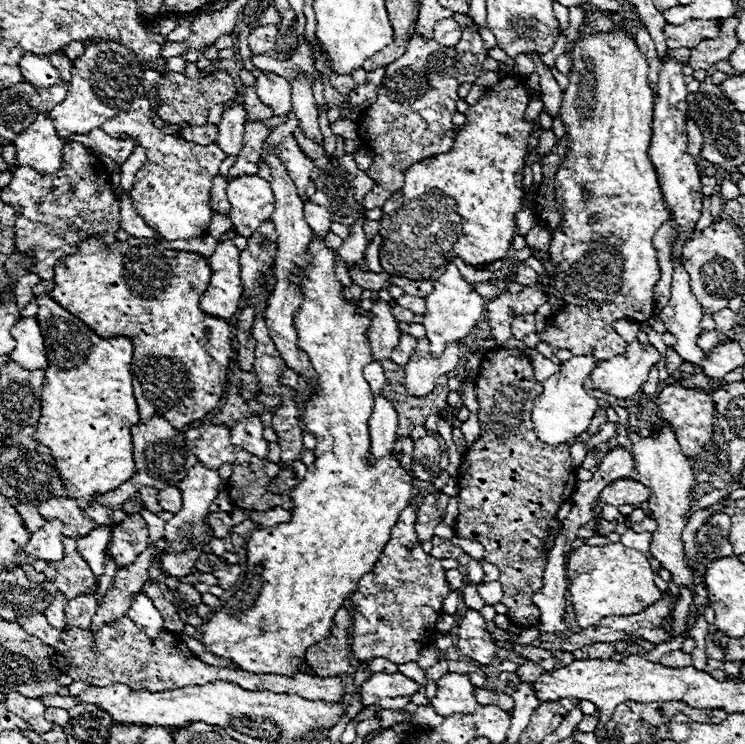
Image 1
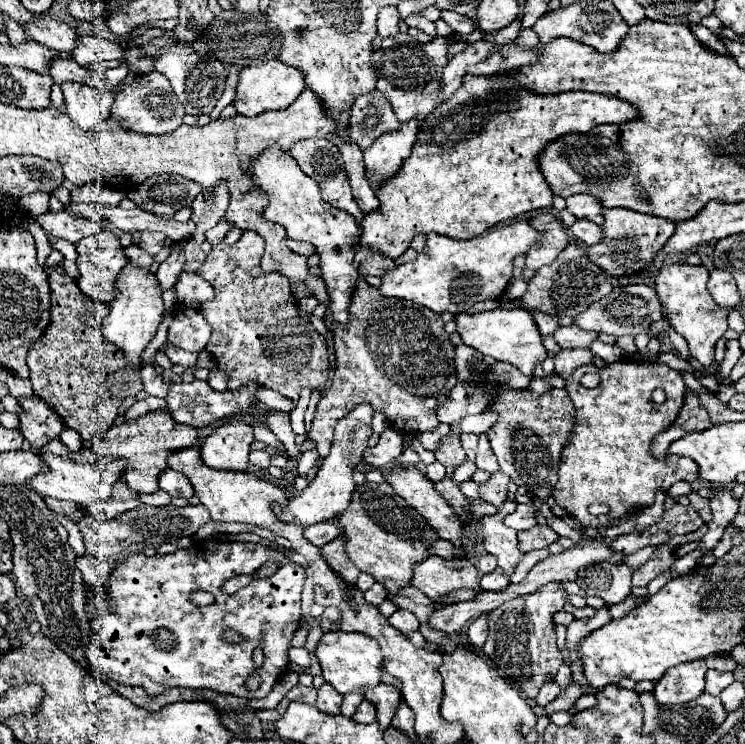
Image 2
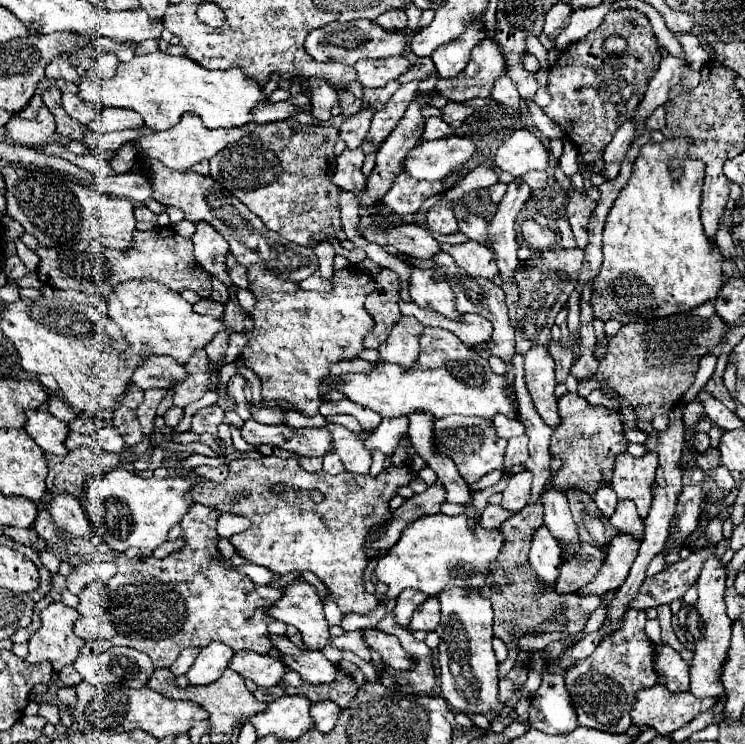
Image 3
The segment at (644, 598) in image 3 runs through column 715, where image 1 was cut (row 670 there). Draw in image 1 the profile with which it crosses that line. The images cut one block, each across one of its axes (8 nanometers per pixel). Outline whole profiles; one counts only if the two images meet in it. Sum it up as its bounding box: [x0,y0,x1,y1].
[514,644,558,672]

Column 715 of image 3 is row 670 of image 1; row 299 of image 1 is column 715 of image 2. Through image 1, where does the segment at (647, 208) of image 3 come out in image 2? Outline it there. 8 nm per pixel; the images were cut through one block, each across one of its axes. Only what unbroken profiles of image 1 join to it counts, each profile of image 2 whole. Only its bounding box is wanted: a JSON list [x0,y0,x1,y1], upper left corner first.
[654,264,728,366]

